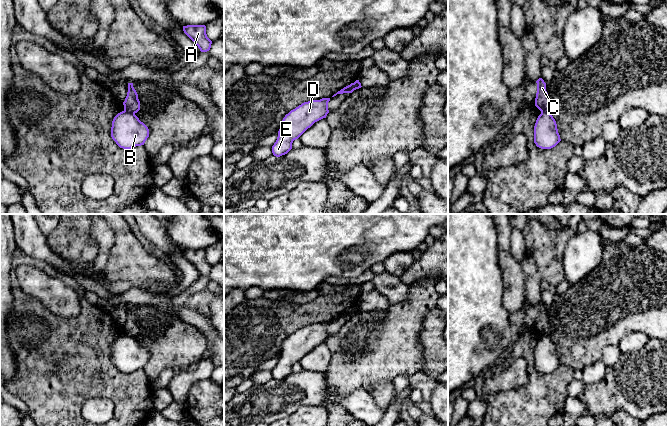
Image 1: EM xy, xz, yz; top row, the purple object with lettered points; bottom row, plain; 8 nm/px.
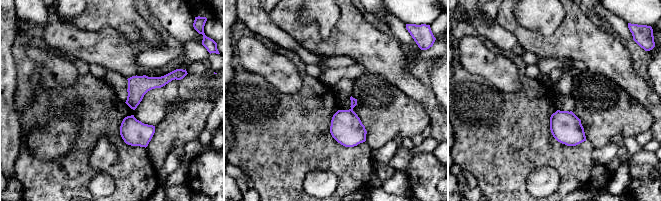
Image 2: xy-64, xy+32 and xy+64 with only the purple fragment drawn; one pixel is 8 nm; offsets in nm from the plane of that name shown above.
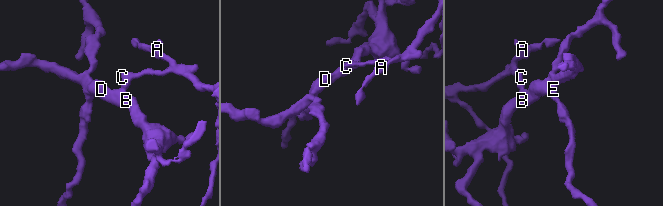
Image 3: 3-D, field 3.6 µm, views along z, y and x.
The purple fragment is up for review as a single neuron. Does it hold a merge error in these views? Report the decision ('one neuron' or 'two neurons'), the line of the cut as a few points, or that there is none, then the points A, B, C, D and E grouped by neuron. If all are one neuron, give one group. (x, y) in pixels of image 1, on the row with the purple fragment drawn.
two neurons; cut in xy along (124, 110), (134, 114); A C / B D E

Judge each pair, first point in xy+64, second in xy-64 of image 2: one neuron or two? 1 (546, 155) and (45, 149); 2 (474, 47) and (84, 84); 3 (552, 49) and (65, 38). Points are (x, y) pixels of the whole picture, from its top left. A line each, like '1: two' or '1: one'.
1: two
2: two
3: two

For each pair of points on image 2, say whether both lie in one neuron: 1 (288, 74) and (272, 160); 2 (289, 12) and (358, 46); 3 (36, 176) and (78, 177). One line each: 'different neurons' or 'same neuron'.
1: different neurons
2: same neuron
3: same neuron

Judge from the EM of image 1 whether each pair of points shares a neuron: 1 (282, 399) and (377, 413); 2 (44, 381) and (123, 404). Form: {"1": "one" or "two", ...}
{"1": "one", "2": "one"}

